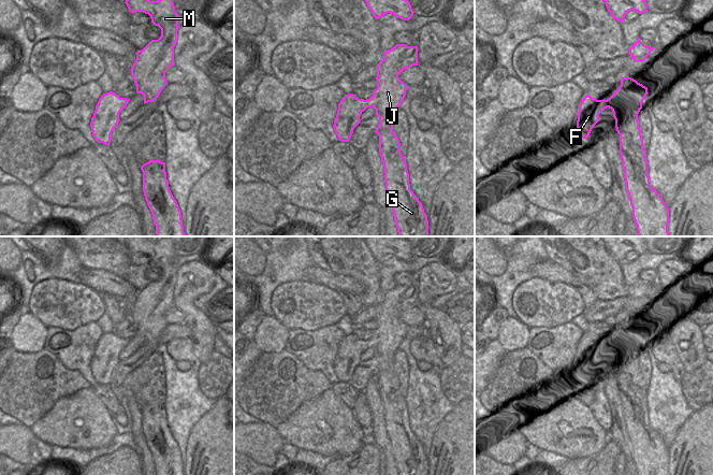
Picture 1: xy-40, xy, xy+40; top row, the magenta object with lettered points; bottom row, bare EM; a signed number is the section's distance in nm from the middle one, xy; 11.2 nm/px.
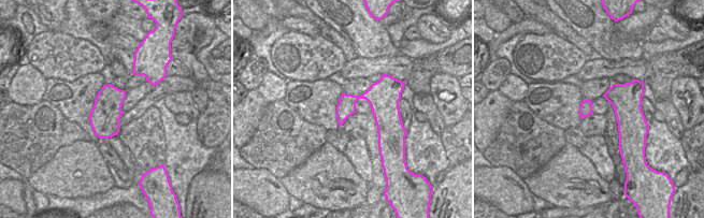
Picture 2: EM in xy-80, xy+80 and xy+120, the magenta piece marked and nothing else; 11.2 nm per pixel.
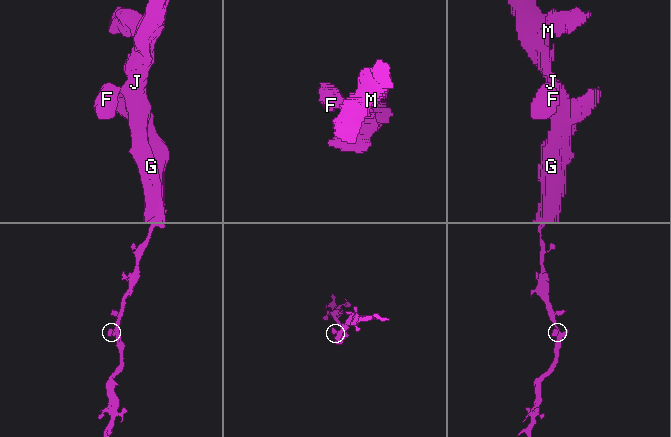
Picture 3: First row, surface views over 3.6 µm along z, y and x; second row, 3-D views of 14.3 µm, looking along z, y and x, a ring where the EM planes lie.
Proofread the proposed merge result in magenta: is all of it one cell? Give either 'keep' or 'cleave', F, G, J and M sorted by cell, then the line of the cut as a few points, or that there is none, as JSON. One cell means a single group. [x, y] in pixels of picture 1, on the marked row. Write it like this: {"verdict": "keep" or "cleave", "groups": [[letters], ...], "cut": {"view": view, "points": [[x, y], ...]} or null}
{"verdict": "keep", "groups": [["F", "G", "J", "M"]], "cut": null}

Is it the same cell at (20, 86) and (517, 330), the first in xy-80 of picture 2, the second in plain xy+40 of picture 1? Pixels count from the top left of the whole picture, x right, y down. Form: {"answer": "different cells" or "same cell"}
{"answer": "same cell"}

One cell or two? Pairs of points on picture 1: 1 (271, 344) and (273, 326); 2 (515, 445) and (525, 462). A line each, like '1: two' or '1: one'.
1: one
2: two

